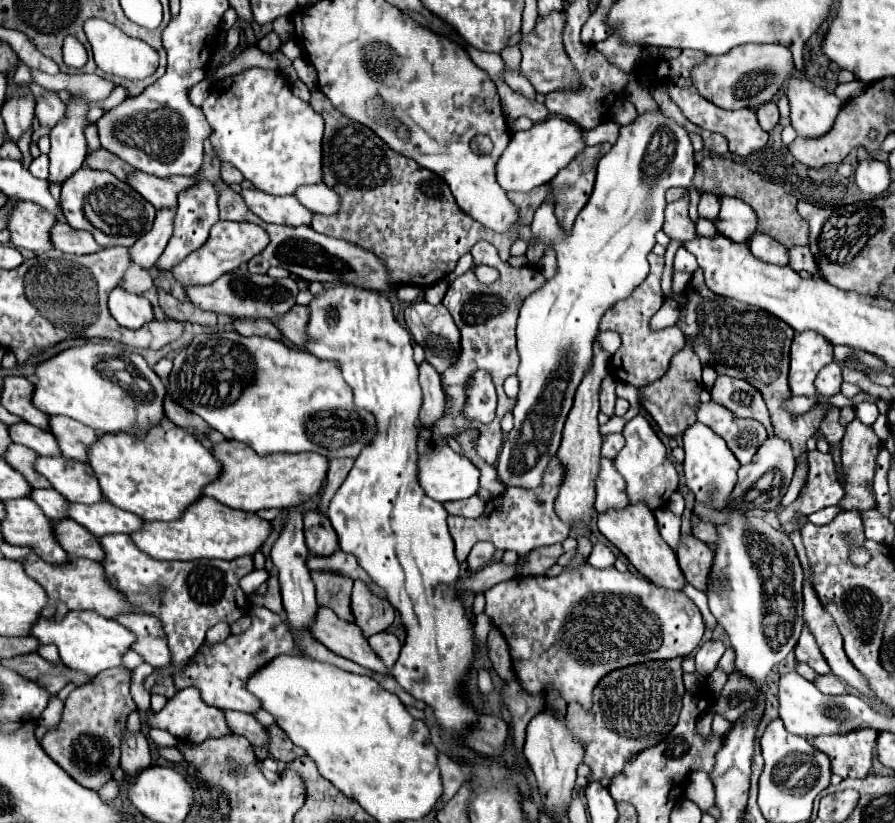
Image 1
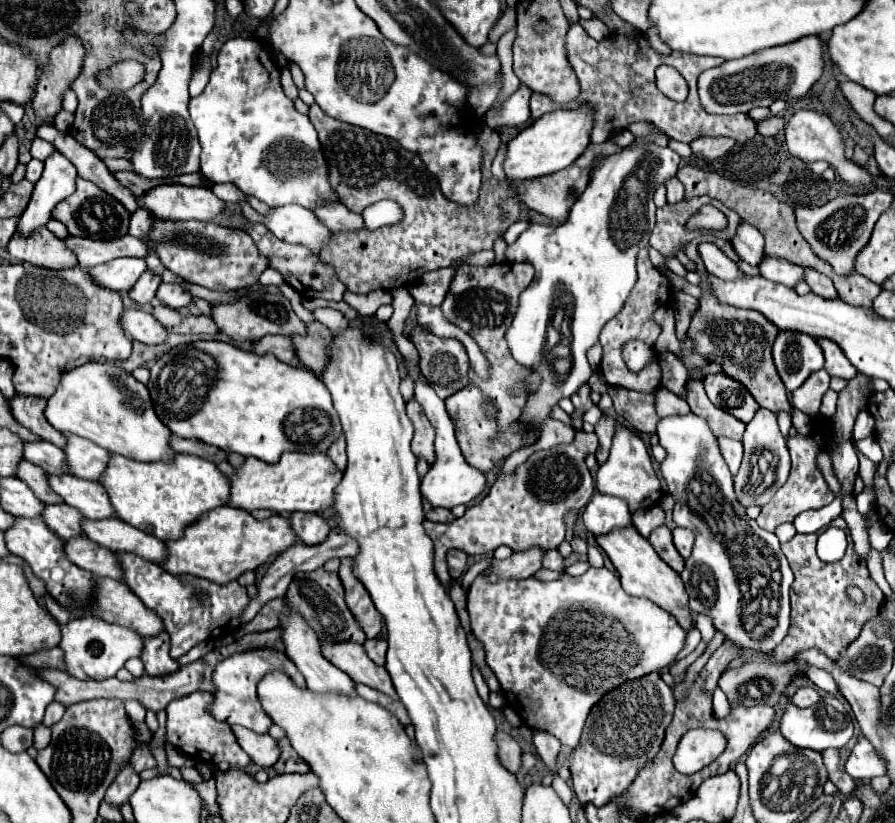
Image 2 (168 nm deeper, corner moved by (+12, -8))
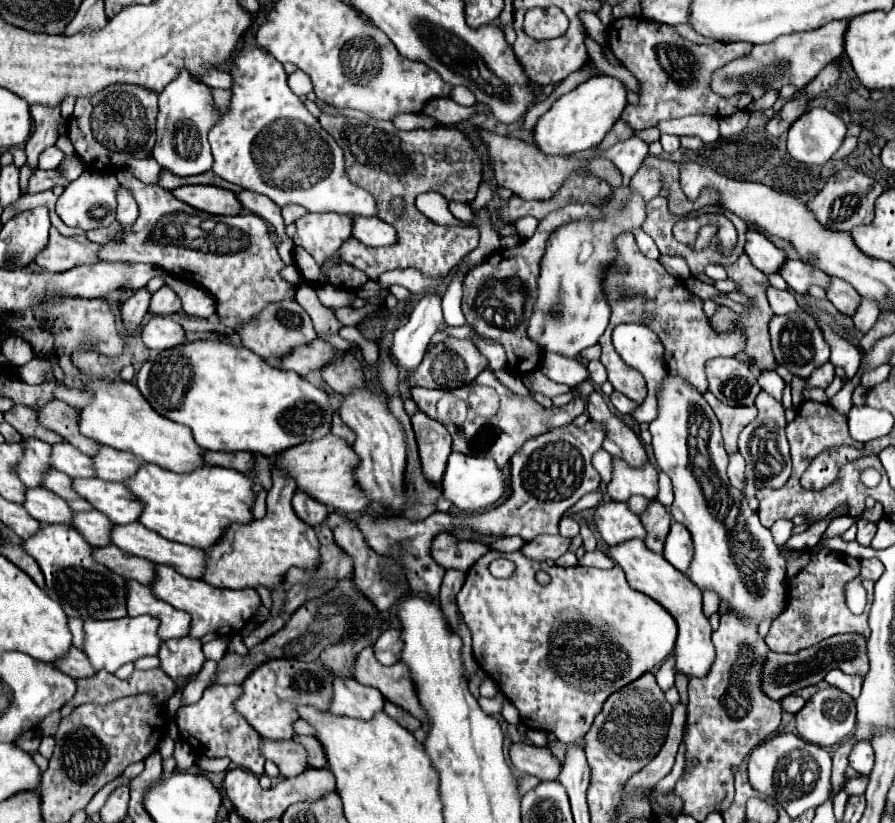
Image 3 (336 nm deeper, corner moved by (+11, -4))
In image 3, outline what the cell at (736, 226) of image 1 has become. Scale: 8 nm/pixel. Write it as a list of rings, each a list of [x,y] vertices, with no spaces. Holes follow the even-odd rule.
[[[755,229],[747,231],[745,253],[749,255],[751,263],[765,275],[777,273],[787,261],[787,253],[783,249],[777,249],[763,233],[757,233]]]

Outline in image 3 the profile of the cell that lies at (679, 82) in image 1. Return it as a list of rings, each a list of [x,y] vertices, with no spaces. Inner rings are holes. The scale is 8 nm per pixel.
[[[623,17],[617,19],[617,29],[611,29],[609,37],[611,51],[623,61],[623,65],[633,71],[639,79],[639,105],[627,105],[621,119],[627,121],[633,130],[655,127],[659,121],[677,119],[685,115],[717,115],[725,117],[739,109],[745,109],[753,101],[747,92],[732,98],[719,97],[709,89],[711,75],[725,67],[737,57],[749,55],[753,45],[749,43],[715,43],[715,45],[695,45],[683,39],[673,27],[657,25],[655,21],[645,21],[643,17]],[[661,65],[669,65],[669,75]]]

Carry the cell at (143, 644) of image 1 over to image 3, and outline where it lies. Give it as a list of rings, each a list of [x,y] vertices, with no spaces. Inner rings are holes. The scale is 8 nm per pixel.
[[[183,637],[183,639],[165,639],[161,643],[159,651],[161,659],[161,669],[173,677],[177,684],[177,690],[174,695],[167,701],[167,715],[175,717],[177,711],[183,707],[182,692],[189,681],[191,675],[197,675],[207,661],[205,653],[201,651],[201,641],[193,637]]]

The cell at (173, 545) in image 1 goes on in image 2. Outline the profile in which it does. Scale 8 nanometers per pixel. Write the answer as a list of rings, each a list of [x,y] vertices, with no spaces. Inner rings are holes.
[[[224,505],[202,513],[198,521],[184,529],[180,539],[166,541],[166,559],[160,565],[174,575],[190,573],[214,583],[228,583],[238,579],[244,571],[256,569],[270,555],[282,553],[292,543],[296,543],[296,535],[290,529],[290,521],[282,515],[256,521],[250,513]]]

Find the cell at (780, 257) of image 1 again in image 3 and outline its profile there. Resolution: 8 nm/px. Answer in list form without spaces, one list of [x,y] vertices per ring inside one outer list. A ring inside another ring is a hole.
[[[791,259],[783,265],[779,275],[787,281],[789,289],[799,295],[805,295],[811,285],[819,285],[823,289],[829,289],[829,279],[831,279],[831,275],[811,269],[803,261],[791,261]]]

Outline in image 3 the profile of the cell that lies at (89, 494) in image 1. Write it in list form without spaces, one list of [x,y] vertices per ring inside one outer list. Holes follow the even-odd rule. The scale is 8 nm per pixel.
[[[95,477],[95,479],[75,479],[73,487],[97,511],[105,513],[117,525],[137,521],[143,509],[141,501],[137,501],[137,497],[133,497],[133,493],[129,493],[129,489],[121,483],[109,483]]]

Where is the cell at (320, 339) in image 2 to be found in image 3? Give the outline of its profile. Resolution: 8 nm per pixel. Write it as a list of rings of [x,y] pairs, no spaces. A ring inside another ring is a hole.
[[[351,351],[345,353],[345,357],[341,361],[335,361],[333,365],[325,367],[321,371],[325,383],[339,395],[351,393],[353,389],[361,389],[361,385],[365,385],[365,375],[361,369],[361,363],[355,359],[355,355]]]

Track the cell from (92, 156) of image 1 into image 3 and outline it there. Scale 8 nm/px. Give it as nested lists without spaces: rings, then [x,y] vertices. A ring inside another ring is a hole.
[[[165,169],[165,171],[161,173],[159,185],[173,191],[173,189],[177,189],[177,187],[181,187],[181,185],[193,185],[193,177],[179,177],[179,175],[171,173],[169,169]]]

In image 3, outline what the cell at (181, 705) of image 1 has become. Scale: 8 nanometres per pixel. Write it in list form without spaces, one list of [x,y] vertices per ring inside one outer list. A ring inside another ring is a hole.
[[[209,685],[197,703],[185,705],[177,713],[181,739],[185,739],[195,751],[201,751],[199,755],[229,757],[233,765],[249,769],[255,775],[263,775],[265,757],[261,753],[261,735],[237,711],[233,711],[233,701],[239,695],[241,685]]]

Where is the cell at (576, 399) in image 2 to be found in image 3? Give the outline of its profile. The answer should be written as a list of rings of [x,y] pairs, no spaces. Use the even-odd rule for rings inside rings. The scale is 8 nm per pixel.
[[[485,369],[477,379],[477,385],[489,385],[497,391],[499,399],[501,399],[501,407],[495,415],[491,417],[479,417],[471,411],[469,401],[467,401],[467,391],[469,387],[459,387],[459,389],[423,389],[423,387],[413,387],[411,389],[411,397],[417,403],[419,411],[427,413],[427,417],[437,419],[441,425],[447,427],[447,431],[453,437],[453,451],[457,453],[465,453],[465,455],[475,455],[475,457],[491,457],[497,461],[499,467],[503,467],[513,453],[531,437],[537,437],[541,433],[547,433],[555,427],[563,427],[569,425],[577,415],[581,415],[585,411],[585,401],[581,397],[575,397],[573,401],[569,401],[563,407],[551,407],[545,409],[541,407],[533,397],[521,397],[515,395],[513,391],[509,391],[491,369]]]

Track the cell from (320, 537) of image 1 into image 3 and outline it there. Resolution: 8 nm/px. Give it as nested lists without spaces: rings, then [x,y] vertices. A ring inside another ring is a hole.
[[[295,493],[293,495],[293,509],[305,523],[309,523],[313,527],[321,525],[327,519],[327,513],[329,513],[325,505],[305,497],[305,493]]]

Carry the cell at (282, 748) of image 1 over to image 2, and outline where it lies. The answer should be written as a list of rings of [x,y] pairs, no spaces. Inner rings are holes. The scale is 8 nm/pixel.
[[[286,737],[278,741],[278,747],[280,747],[280,759],[274,765],[276,773],[308,773],[310,771],[310,767],[290,747],[290,741]]]

